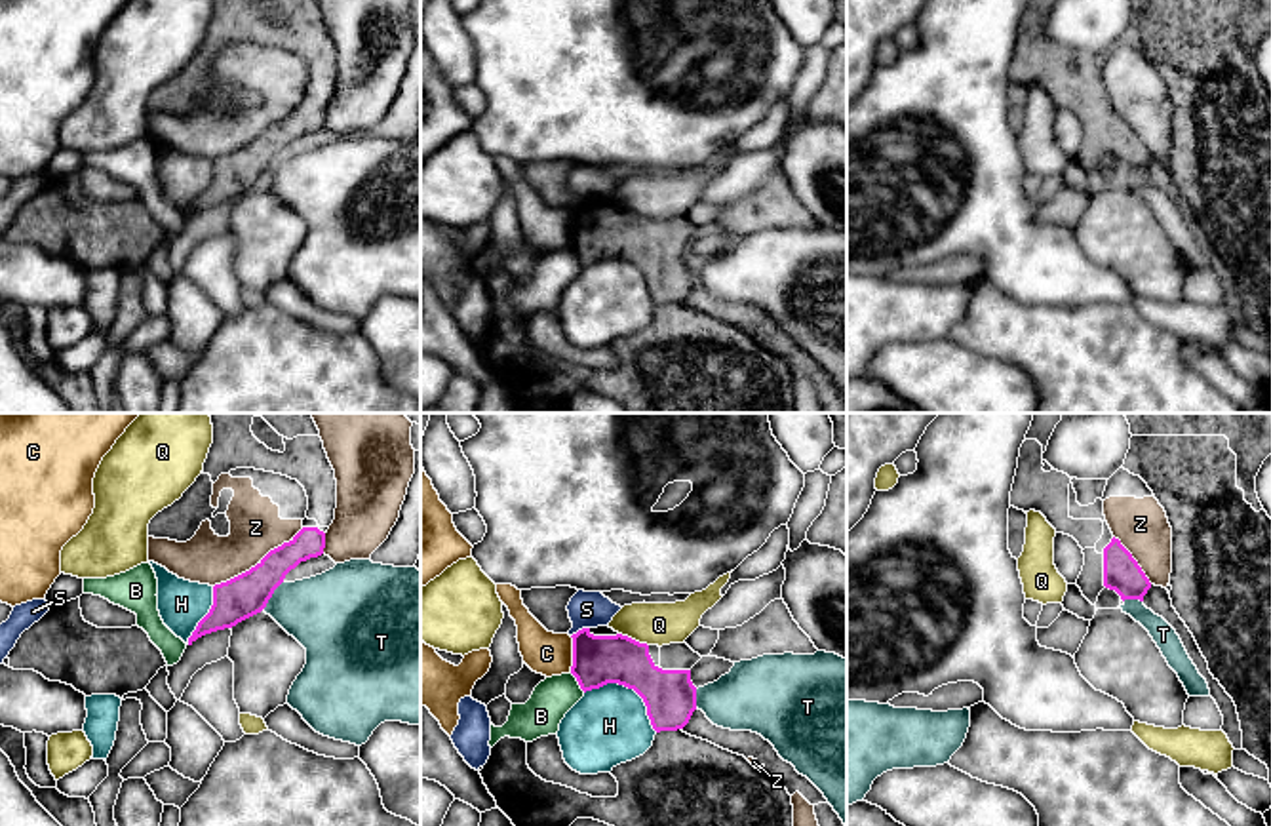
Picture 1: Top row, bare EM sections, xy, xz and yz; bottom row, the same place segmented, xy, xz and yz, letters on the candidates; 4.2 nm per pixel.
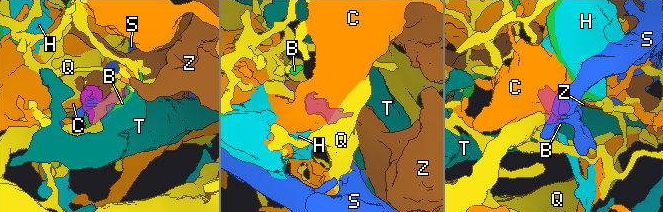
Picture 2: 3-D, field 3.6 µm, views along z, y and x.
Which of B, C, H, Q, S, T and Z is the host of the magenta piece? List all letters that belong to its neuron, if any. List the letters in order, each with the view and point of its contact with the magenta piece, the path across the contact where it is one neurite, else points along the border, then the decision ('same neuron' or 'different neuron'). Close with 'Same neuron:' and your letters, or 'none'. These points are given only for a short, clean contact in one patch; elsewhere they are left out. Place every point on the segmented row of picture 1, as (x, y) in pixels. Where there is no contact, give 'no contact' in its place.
B: xz (577, 680) | along xz (569, 672), (585, 691) | different neuron
C: xz (573, 653) | along xz (569, 636), (571, 670) | different neuron
H: xz (630, 688) | along xz (585, 691), (607, 684), (630, 688), (642, 699), (657, 731) | different neuron
Q: xz (634, 640) | different neuron
S: xz (579, 630) | along xz (588, 627), (571, 636) | different neuron
T: xy (273, 592) | along xy (282, 581), (263, 608) | different neuron
Z: xy (257, 564) | different neuron
Same neuron: none

